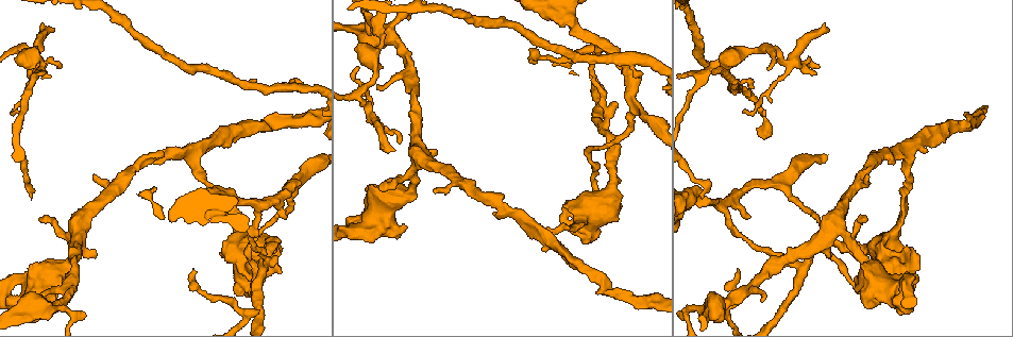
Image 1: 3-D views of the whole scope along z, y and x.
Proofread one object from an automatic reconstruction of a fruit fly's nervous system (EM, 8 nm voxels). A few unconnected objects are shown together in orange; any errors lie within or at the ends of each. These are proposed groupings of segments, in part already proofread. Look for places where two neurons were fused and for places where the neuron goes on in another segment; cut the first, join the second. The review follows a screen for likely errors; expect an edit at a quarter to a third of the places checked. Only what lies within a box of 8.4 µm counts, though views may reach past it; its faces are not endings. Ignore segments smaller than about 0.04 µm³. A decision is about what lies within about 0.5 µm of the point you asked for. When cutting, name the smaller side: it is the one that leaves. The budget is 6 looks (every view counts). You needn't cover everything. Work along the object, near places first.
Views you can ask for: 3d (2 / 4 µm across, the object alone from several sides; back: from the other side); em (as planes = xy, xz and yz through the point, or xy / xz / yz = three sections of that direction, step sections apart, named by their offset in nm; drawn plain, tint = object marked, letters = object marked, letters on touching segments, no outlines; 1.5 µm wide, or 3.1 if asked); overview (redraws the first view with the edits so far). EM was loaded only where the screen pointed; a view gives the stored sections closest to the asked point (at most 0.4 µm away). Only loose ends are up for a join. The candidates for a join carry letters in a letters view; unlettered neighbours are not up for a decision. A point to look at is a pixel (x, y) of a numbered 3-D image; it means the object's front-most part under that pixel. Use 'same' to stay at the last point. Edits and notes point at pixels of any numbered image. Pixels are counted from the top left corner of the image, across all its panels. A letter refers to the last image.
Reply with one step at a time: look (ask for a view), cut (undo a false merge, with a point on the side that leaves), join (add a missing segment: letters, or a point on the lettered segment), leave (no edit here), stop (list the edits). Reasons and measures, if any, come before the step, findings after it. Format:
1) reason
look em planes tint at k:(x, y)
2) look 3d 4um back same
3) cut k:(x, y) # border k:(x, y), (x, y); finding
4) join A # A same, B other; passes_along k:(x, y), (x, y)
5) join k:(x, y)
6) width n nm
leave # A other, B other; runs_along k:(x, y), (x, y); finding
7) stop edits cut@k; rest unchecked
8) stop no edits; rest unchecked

thin end
look 3d 2um at 1:(95, 177)

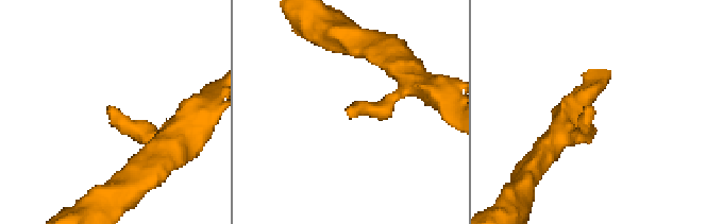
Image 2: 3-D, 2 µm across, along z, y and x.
look em planes plain at 2:(351, 115)

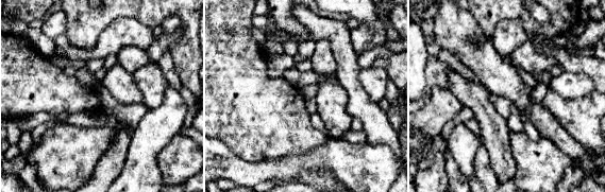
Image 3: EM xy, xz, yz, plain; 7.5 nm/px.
look em planes letters same

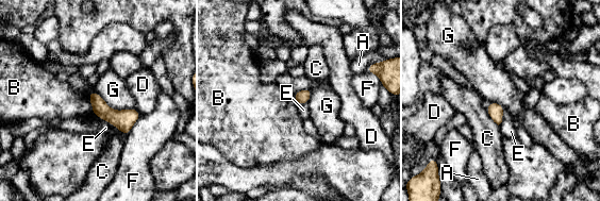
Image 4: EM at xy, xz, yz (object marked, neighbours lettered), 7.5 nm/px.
leave # A other, B other, C other, D other, E other, F other, G other; border 4:(87, 94), (93, 114); no lettered segment goes on from it

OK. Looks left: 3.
free end
look 3d 2um at 1:(702, 198)

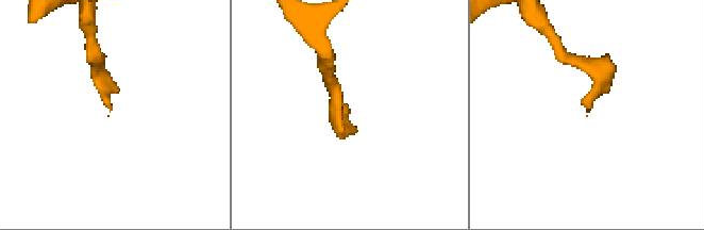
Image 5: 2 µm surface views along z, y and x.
shape alone is not enough
look em xz step 4 letters at 5:(348, 107)

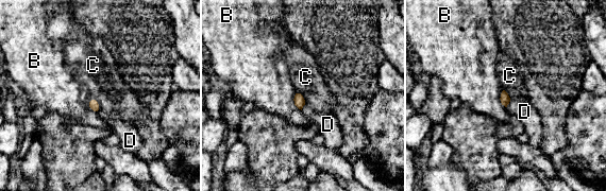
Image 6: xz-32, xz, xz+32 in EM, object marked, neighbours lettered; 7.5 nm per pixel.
look em planes letters same

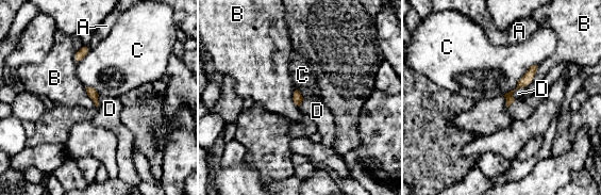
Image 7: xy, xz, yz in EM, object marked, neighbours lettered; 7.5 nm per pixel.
leave # A other, B other, C other, D other; runs_along 7:(534, 68), (510, 95), (508, 101); none of them fits

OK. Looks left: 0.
stop no edits; rest unchecked

